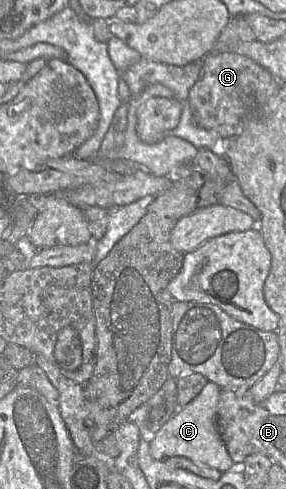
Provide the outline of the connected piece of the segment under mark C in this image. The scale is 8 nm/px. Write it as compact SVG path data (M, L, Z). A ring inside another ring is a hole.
M208 381L192 401L179 407L162 425L157 425L154 437L149 442L152 457L156 460L164 460L168 457L180 456L202 462L220 472L230 470L234 462L222 441L216 423L221 390L217 384Z

